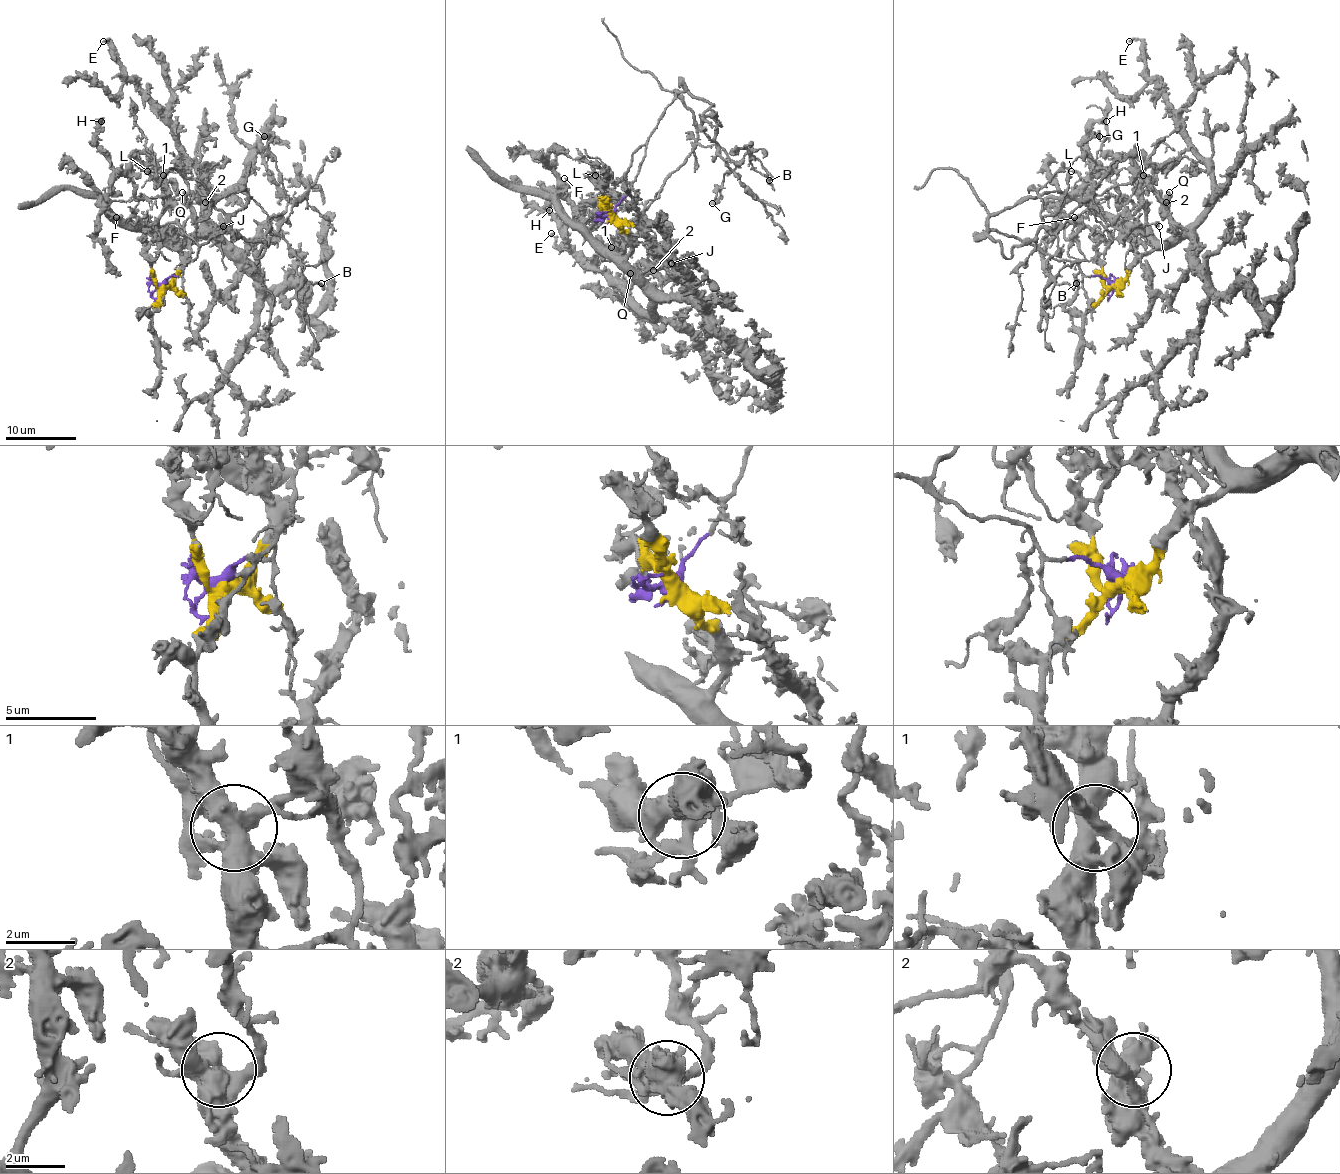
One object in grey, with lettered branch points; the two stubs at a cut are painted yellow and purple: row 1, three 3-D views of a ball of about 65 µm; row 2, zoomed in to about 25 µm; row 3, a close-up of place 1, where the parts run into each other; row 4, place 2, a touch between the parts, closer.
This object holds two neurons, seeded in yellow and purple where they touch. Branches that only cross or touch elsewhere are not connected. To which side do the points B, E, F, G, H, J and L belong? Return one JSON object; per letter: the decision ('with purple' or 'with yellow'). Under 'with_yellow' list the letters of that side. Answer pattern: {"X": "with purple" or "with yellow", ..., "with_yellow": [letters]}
{"B": "with purple", "E": "with yellow", "F": "with yellow", "G": "with purple", "H": "with yellow", "J": "with purple", "L": "with purple", "with_yellow": ["E", "F", "H"]}

